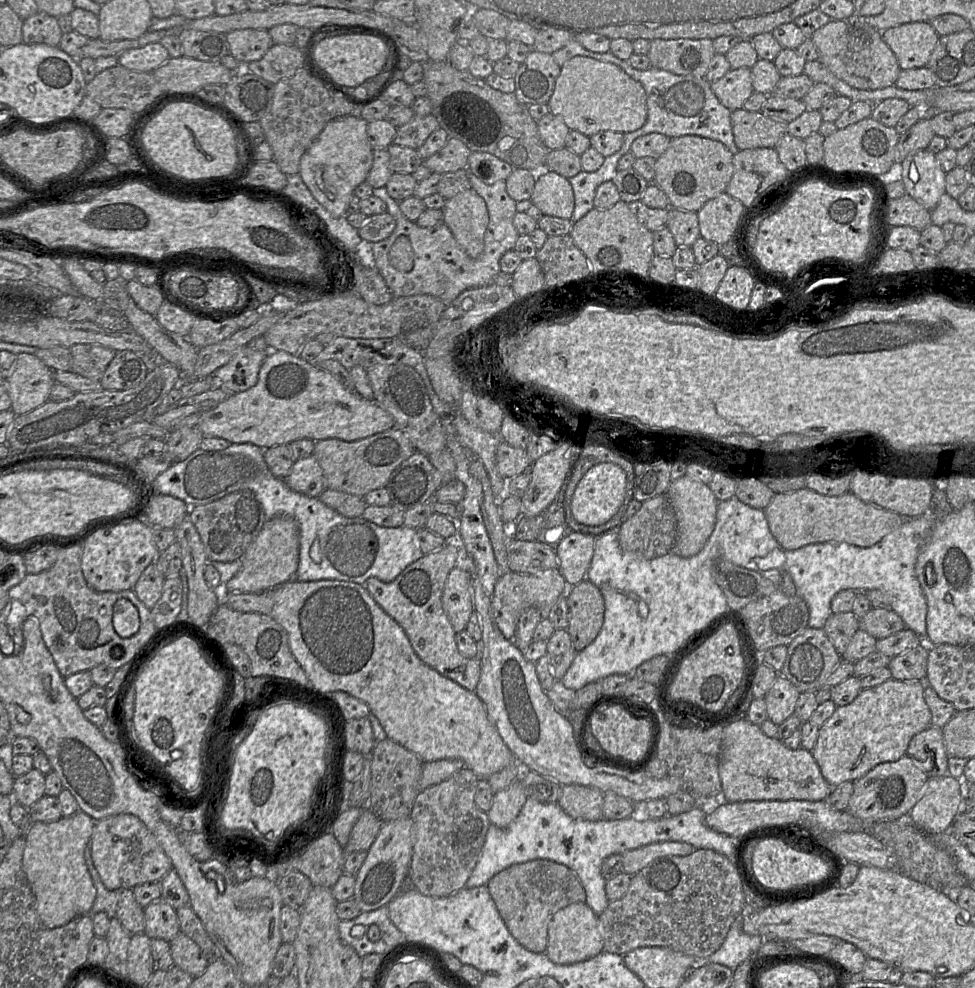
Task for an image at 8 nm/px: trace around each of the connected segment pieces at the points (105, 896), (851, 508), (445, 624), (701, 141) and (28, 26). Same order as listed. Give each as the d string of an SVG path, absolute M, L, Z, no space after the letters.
M90 841L84 851L84 860L96 888L96 898L88 914L92 917L99 912L105 912L110 919L114 918L119 898L124 889L109 890L104 886L92 861Z
M807 487L775 493L764 513L771 534L786 550L829 541L870 547L904 523L903 517L896 512L877 509L850 491L837 496L827 496Z
M445 542L445 545L440 549L424 554L421 558L408 565L393 581L383 582L378 578L370 577L366 580L364 586L377 604L404 629L412 648L425 664L463 688L475 692L481 668L479 643L477 643L477 655L474 658L466 658L459 652L455 638L456 632L442 605L445 582L449 572L456 566L457 556L456 543Z
M696 135L671 138L669 146L656 159L654 181L666 194L670 207L697 212L708 200L725 192L733 175L733 154L719 141Z
M43 12L23 20L22 43L24 44L45 44L57 47L62 35L57 18Z

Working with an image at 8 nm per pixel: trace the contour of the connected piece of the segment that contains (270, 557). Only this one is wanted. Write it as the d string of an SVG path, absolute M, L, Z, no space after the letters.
M277 516L267 520L241 557L241 569L222 586L222 595L263 592L293 580L299 564L299 546L299 525L292 516Z

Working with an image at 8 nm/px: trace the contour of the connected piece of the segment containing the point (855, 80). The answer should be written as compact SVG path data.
M853 18L830 20L810 37L817 49L818 59L837 78L853 88L876 90L893 86L900 73L897 59L882 39L882 31L854 21Z

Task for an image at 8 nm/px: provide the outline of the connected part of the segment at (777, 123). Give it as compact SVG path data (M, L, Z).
M744 108L731 111L731 126L738 150L775 148L787 133L786 122Z

